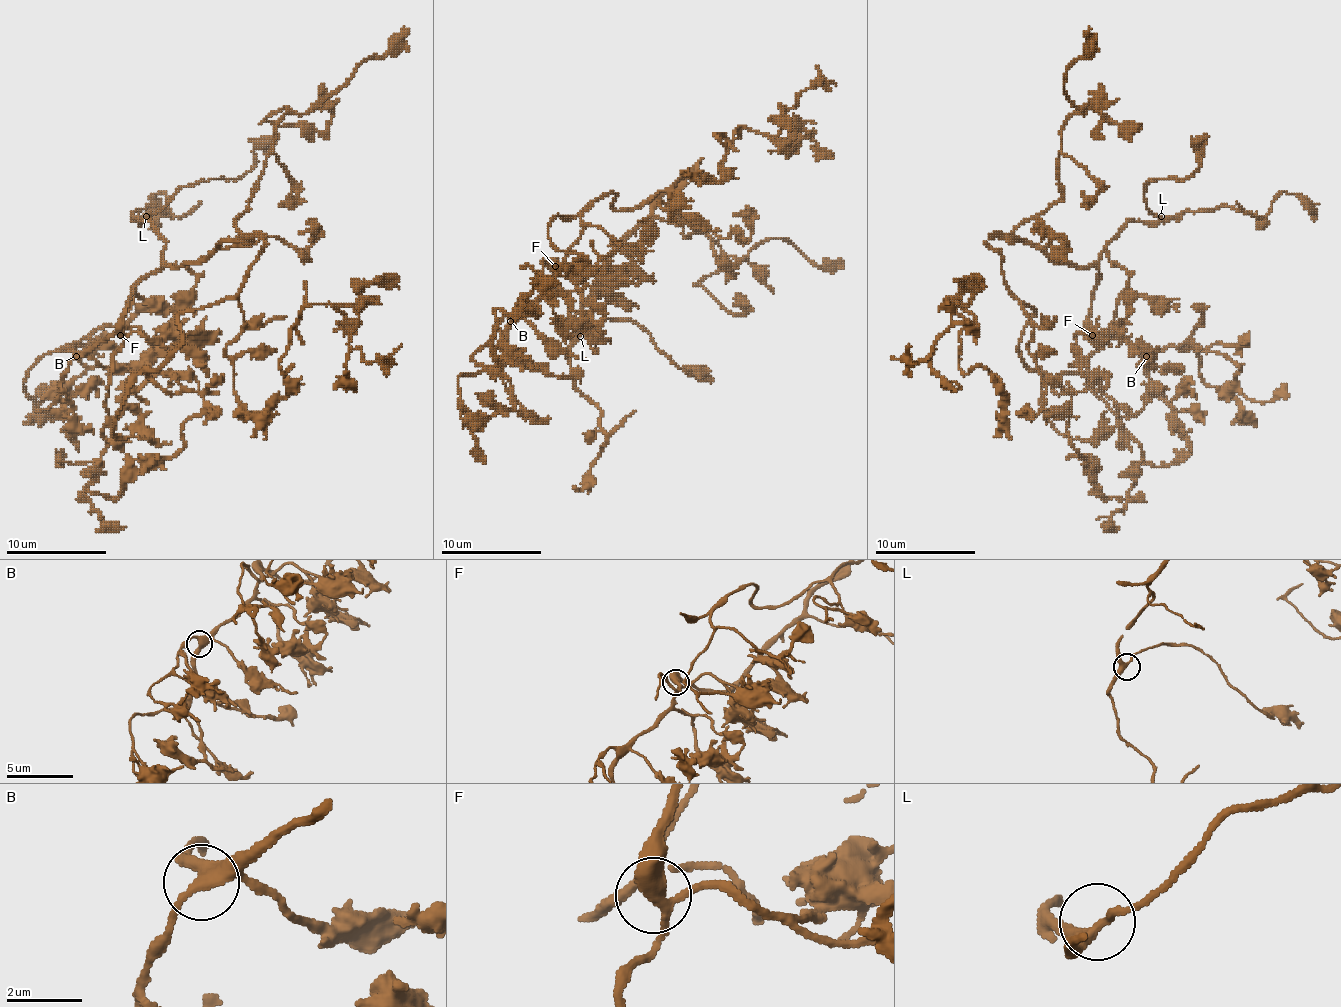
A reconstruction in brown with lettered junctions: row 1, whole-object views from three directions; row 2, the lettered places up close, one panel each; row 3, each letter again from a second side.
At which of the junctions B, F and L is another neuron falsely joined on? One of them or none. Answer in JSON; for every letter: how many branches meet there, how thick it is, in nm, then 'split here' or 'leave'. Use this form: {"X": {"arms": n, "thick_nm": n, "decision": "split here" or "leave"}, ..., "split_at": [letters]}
{"B": {"arms": 4, "thick_nm": 360, "decision": "leave"}, "F": {"arms": 4, "thick_nm": 380, "decision": "leave"}, "L": {"arms": 3, "thick_nm": 300, "decision": "leave"}, "split_at": []}

